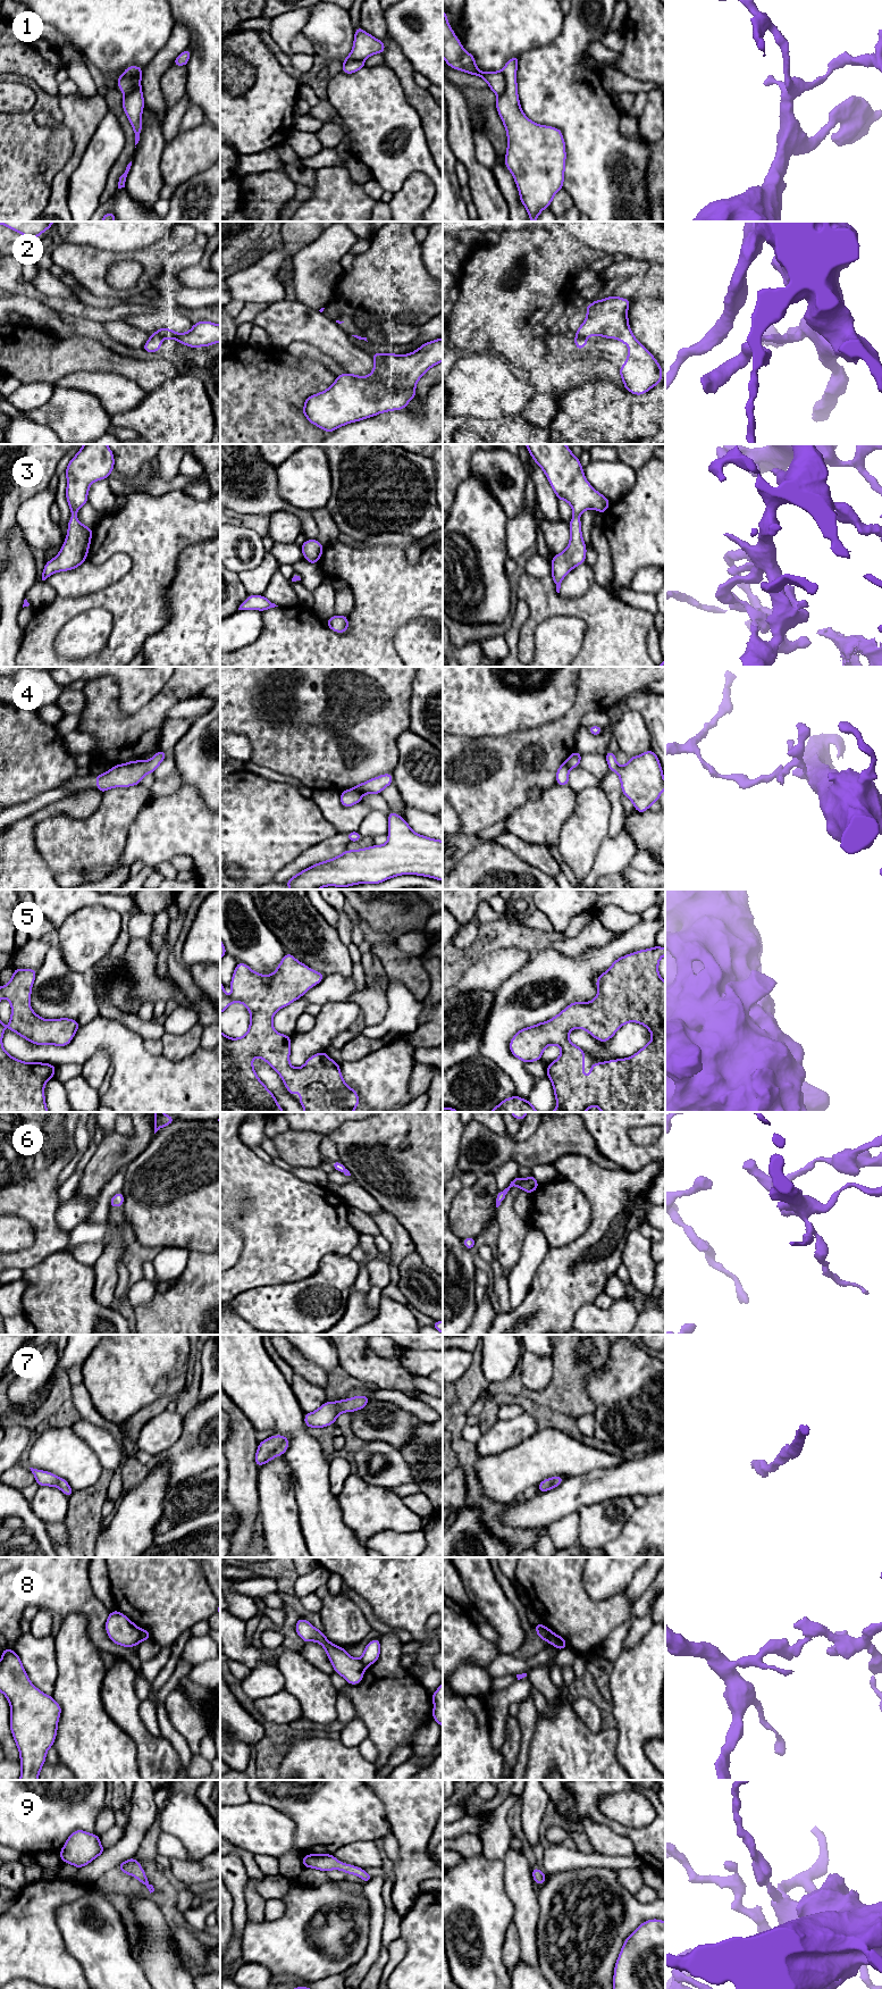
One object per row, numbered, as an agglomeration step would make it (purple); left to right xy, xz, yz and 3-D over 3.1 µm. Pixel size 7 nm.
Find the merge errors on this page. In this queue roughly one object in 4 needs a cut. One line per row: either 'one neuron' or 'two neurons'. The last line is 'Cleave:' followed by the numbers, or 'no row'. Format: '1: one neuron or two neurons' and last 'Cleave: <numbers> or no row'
1: two neurons
2: two neurons
3: one neuron
4: two neurons
5: one neuron
6: one neuron
7: one neuron
8: two neurons
9: one neuron
Cleave: 1, 2, 4, 8

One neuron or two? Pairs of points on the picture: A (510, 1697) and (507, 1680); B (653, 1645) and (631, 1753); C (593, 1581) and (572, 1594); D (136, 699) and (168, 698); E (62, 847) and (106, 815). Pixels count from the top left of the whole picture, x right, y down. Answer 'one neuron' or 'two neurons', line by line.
A: two neurons
B: one neuron
C: two neurons
D: two neurons
E: one neuron

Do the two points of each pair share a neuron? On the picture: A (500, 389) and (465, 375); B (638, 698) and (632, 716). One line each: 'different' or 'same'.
A: same
B: different

